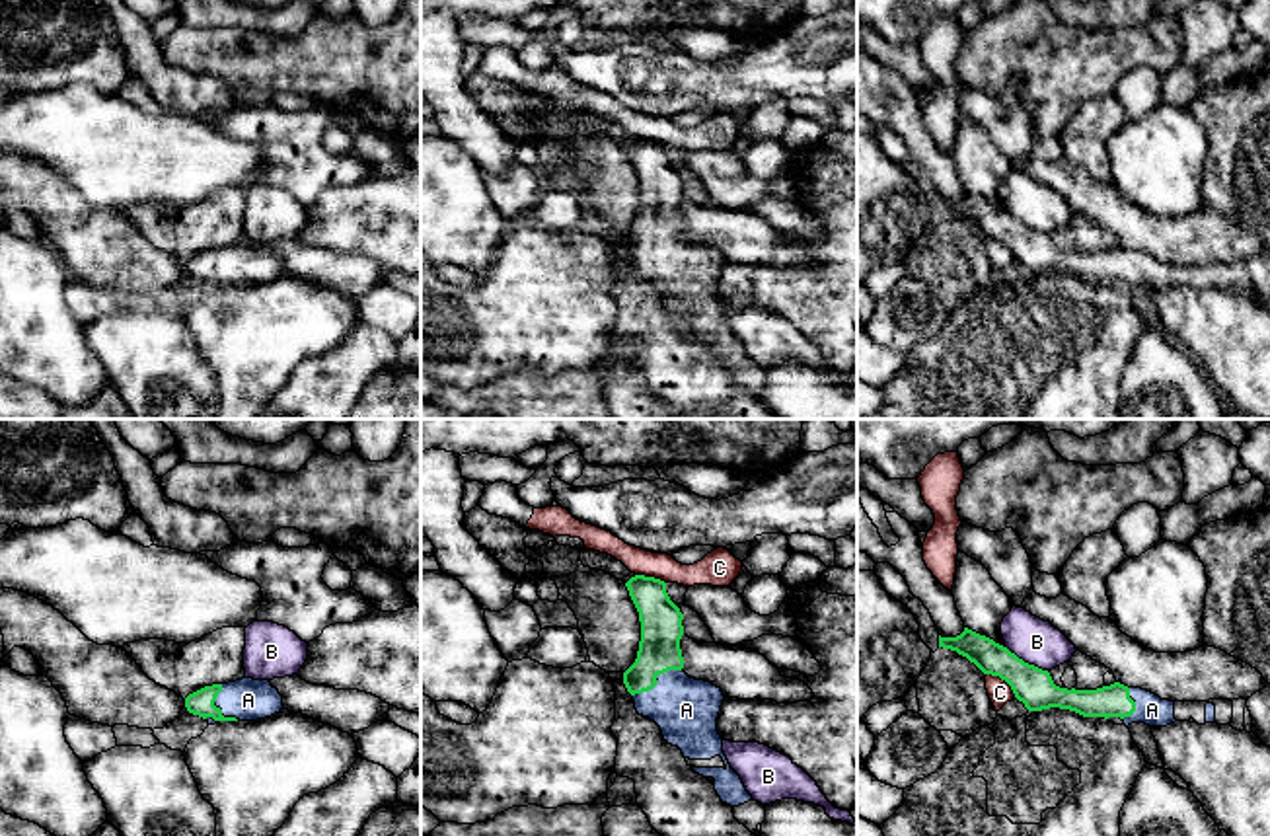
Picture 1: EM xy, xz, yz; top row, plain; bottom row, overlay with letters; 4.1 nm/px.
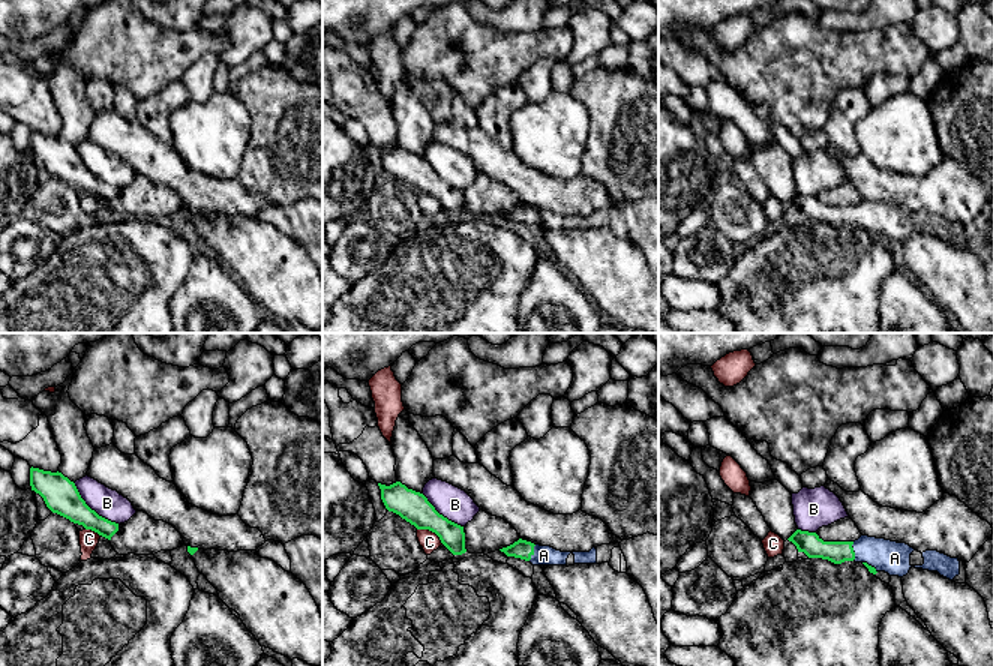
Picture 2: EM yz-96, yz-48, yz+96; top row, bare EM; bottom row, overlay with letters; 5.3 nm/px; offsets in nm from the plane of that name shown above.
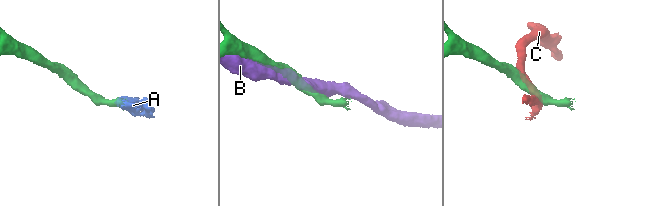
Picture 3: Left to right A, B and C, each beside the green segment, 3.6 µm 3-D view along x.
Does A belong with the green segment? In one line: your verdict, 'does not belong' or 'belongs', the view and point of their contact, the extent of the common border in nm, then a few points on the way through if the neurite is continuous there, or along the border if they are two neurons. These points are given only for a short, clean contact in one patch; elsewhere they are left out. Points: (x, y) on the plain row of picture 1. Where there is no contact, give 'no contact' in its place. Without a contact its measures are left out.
belongs | xz (655, 242) | 240 nm | across xz (659, 215), (655, 242), (686, 273)

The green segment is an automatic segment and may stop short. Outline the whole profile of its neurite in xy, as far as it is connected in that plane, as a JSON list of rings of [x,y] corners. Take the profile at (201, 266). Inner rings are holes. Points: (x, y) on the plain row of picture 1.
[[[242,242],[205,249],[185,261],[189,277],[208,285],[257,285],[284,273],[282,259],[269,244]]]

